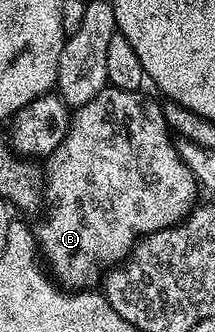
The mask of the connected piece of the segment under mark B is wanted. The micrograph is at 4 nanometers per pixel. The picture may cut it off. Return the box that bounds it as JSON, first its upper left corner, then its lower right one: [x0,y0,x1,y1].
[34,84,196,292]

